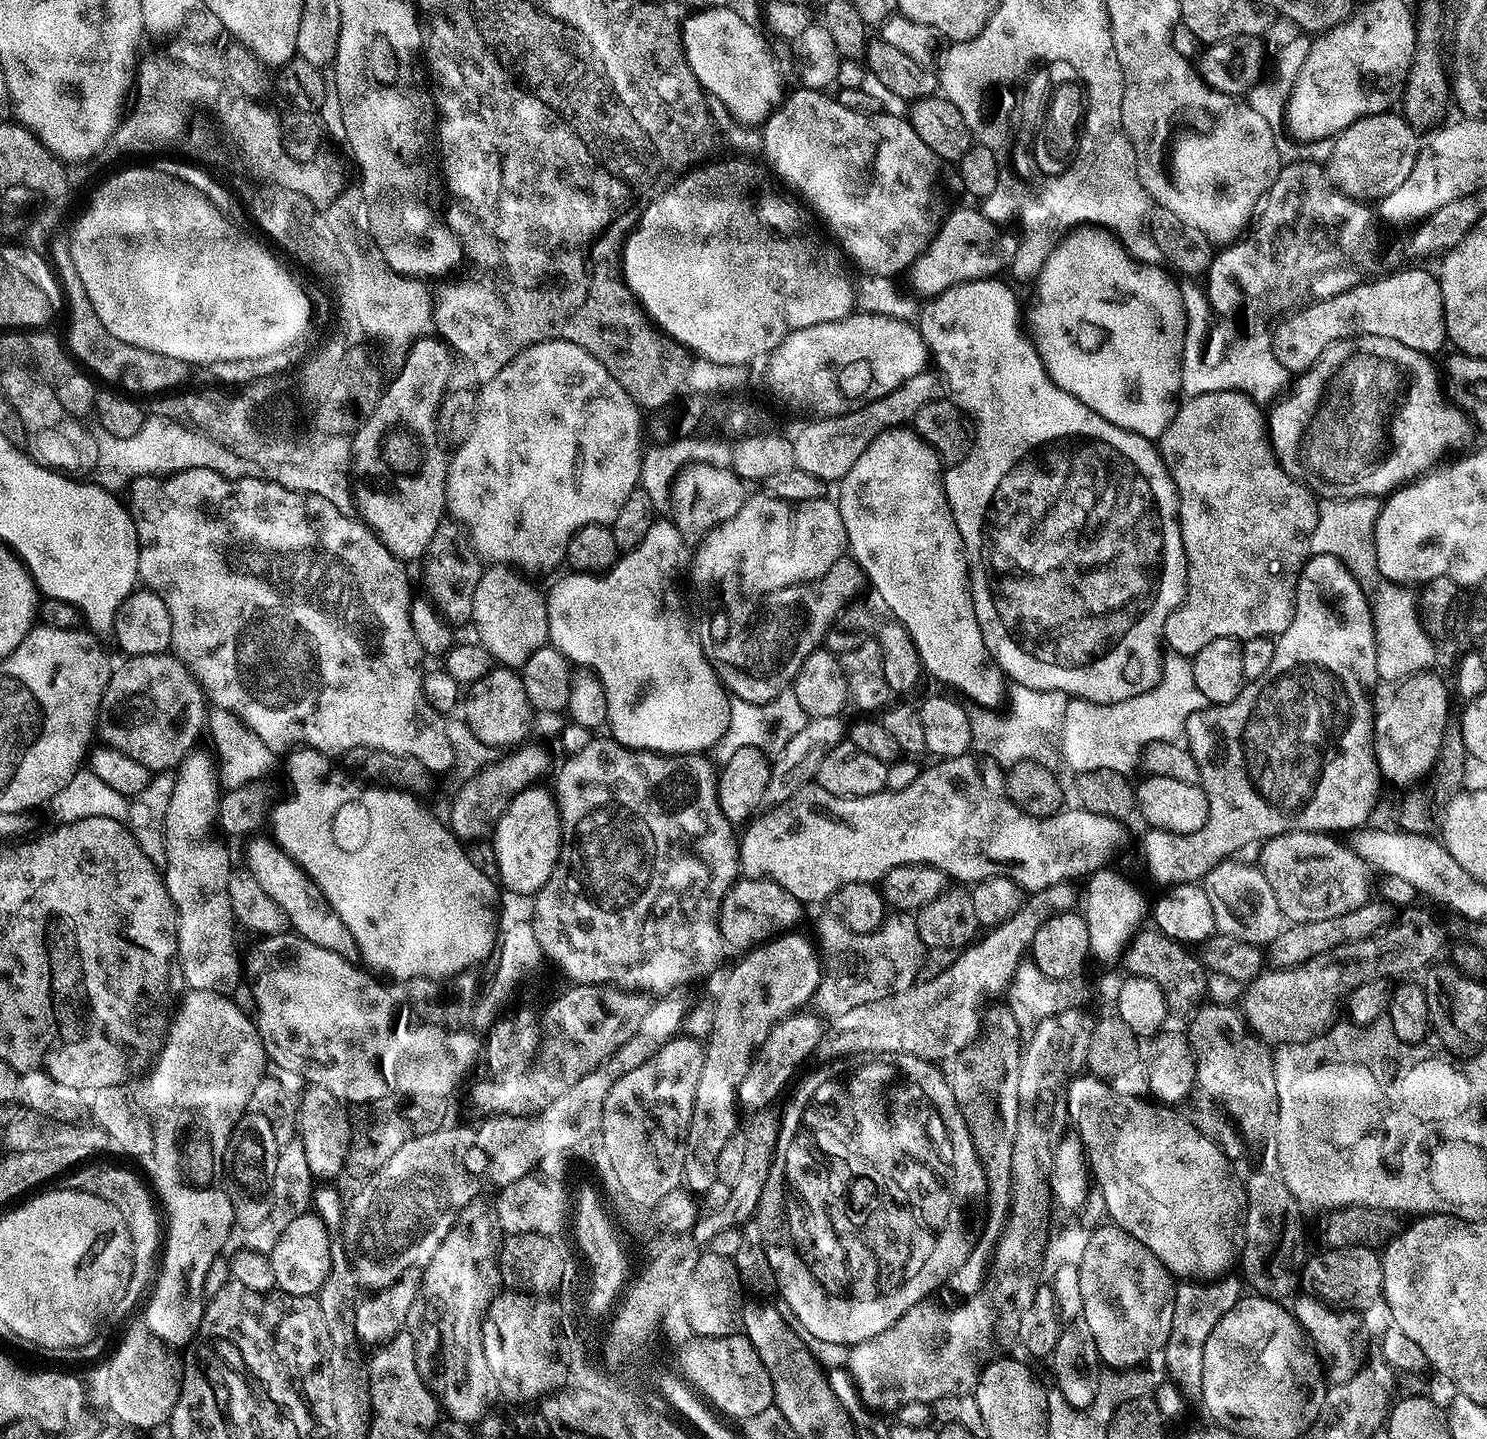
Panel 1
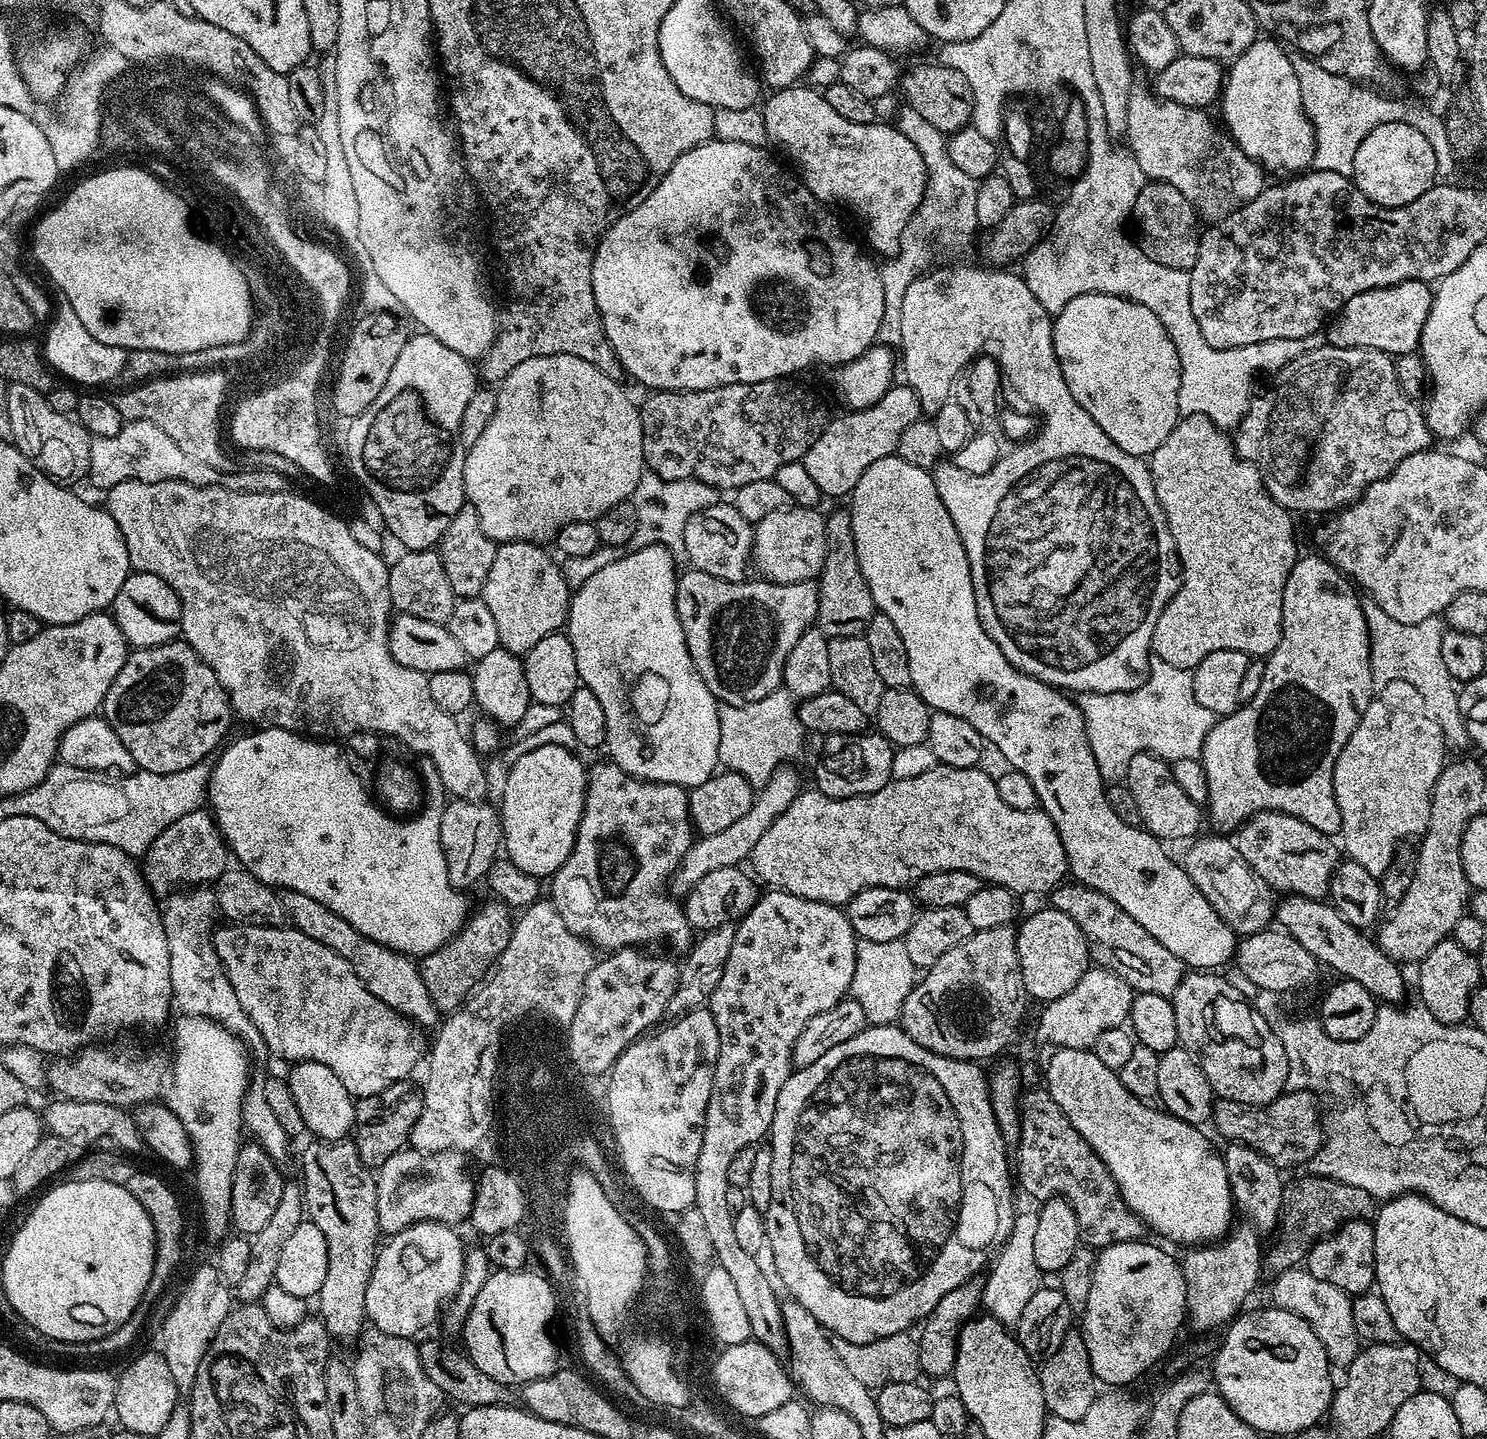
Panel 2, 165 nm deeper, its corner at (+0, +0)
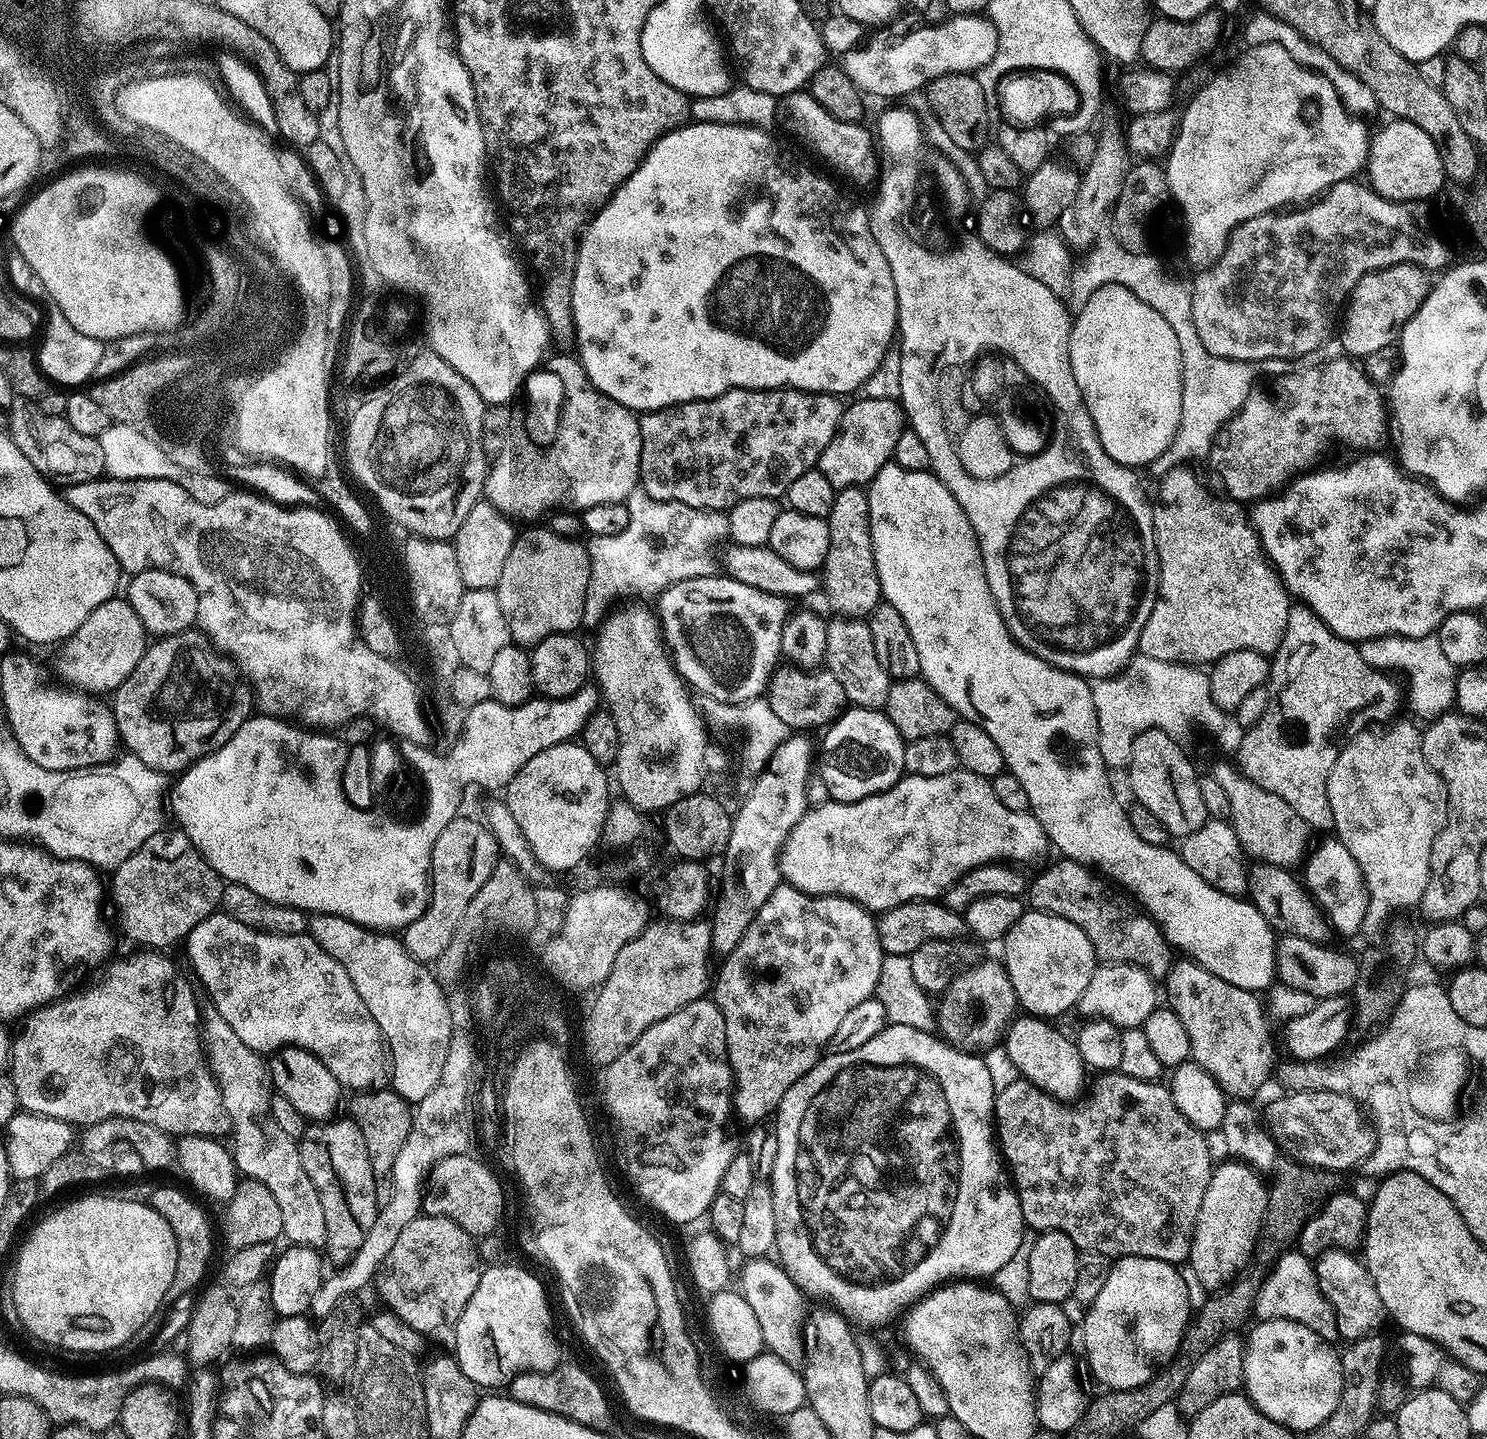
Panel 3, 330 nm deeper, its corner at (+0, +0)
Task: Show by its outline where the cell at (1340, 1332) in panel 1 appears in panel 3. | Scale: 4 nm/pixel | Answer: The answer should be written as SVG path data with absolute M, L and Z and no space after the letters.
M1298 1250L1283 1252L1275 1264L1267 1269L1268 1277L1259 1281L1254 1301L1254 1316L1257 1321L1262 1320L1289 1320L1298 1322L1323 1340L1333 1342L1340 1340L1340 1331L1336 1326L1336 1315L1320 1292L1316 1281L1314 1264L1307 1256Z

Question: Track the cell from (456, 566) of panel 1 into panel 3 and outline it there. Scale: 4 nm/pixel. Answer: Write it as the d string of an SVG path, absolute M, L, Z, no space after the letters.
M481 498L466 514L462 526L458 526L458 534L451 541L454 554L458 554L458 571L462 574L465 589L493 590L498 586L498 578L502 578L502 566L510 555L510 546L514 546L518 528L512 517L498 509L487 498Z

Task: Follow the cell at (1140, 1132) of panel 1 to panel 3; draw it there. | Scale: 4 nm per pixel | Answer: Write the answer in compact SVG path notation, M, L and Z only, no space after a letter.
M1020 1014L1008 1026L1002 1040L1002 1048L1008 1051L1008 1060L1017 1068L1019 1075L1042 1091L1060 1100L1072 1100L1081 1095L1086 1066L1078 1054L1075 1043L1055 1028L1055 1023L1031 1014Z

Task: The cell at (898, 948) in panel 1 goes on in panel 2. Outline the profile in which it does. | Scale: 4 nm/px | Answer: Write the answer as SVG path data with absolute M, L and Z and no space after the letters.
M860 940L856 945L856 965L850 989L851 999L862 1006L865 1021L872 1026L888 1026L899 1021L906 998L918 983L918 970L910 962L903 942L870 942Z

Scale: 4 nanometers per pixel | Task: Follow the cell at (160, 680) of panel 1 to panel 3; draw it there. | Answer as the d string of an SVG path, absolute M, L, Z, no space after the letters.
M191 627L173 636L153 639L142 654L142 662L134 666L134 674L117 686L110 707L112 717L116 719L119 743L123 747L125 744L131 755L146 762L146 766L155 772L179 774L234 738L236 731L253 715L254 689L235 663L217 649L205 632Z

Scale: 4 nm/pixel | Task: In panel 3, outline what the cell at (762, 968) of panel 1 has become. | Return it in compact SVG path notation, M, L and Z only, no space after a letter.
M781 882L766 898L766 903L758 914L754 914L754 922L746 926L746 934L742 934L742 942L734 946L732 952L723 957L724 965L719 965L718 973L714 978L714 999L716 1005L722 1010L722 1018L726 1022L726 1044L728 1046L728 1060L731 1062L734 1075L734 1108L735 1111L749 1122L764 1122L779 1109L782 1098L798 1078L802 1078L815 1066L826 1046L831 1045L836 1031L840 1027L846 1014L854 1010L854 1006L873 999L878 986L878 976L882 974L882 962L886 953L882 950L882 942L878 938L876 929L877 917L854 900L848 900L844 896L811 896L794 885Z

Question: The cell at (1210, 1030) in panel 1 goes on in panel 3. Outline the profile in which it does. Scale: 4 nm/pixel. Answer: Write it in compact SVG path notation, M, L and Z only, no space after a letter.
M1180 958L1173 963L1162 981L1162 988L1168 991L1167 1007L1178 1014L1178 1018L1182 1018L1182 1026L1186 1026L1186 1034L1190 1034L1191 1059L1205 1068L1229 1097L1252 1098L1268 1079L1273 1079L1276 1052L1272 1049L1272 1032L1264 1021L1266 1008L1263 1003L1260 1005L1261 997L1257 993L1242 990L1218 978L1218 974L1210 974L1210 970L1191 958Z

